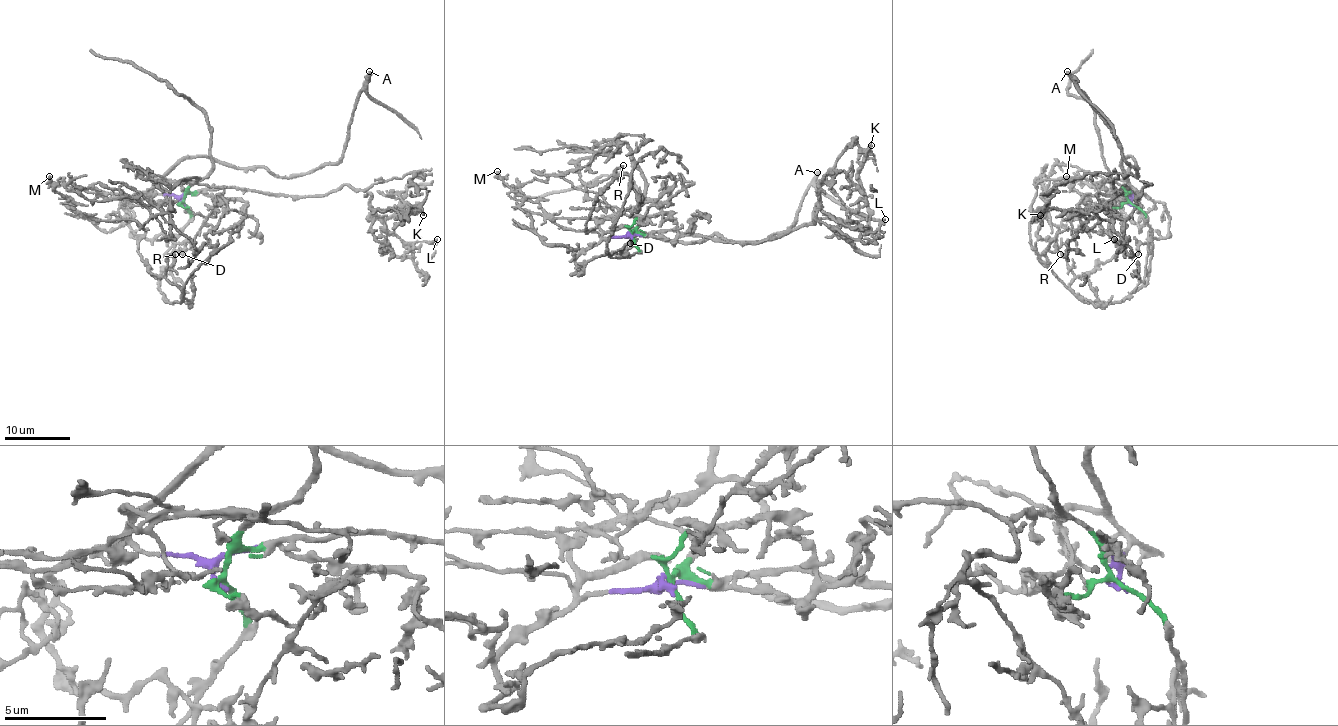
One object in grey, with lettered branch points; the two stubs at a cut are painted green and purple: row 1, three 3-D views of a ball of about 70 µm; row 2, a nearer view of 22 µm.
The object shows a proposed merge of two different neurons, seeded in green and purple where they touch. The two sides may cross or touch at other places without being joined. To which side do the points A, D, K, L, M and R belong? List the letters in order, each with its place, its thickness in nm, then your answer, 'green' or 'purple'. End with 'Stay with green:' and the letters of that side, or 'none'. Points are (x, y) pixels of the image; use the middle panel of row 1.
A: at (817, 172); 400 nm thick; purple
D: at (630, 243); 320 nm thick; purple
K: at (871, 145); 200 nm thick; green
L: at (885, 219); 260 nm thick; green
M: at (497, 171); 240 nm thick; purple
R: at (623, 165); 300 nm thick; green
Stay with green: K, L, R

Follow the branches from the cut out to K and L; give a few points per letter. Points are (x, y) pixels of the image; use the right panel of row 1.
K: (1131, 204), (1126, 187), (1137, 196), (1124, 184), (1098, 194), (1096, 207), (1037, 214), (1044, 207), (1040, 215)
L: (1131, 204), (1126, 187), (1137, 196), (1124, 184), (1118, 194), (1098, 194), (1113, 228), (1127, 242), (1114, 238)

